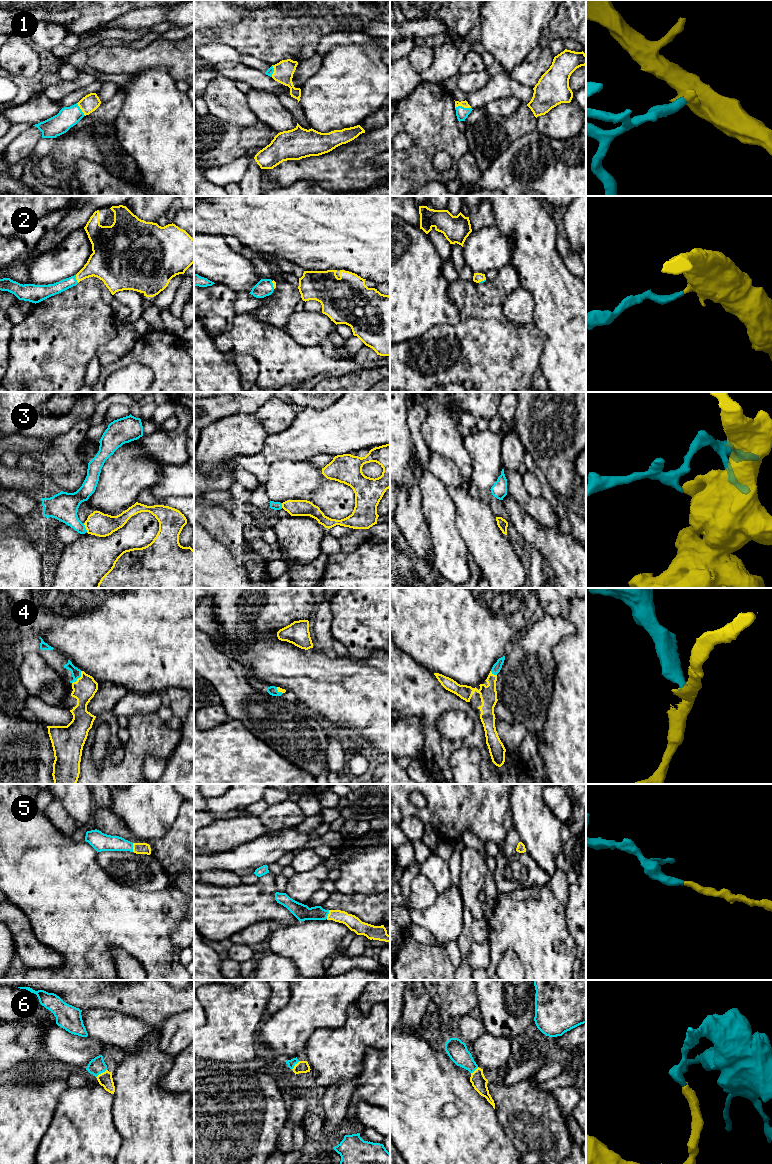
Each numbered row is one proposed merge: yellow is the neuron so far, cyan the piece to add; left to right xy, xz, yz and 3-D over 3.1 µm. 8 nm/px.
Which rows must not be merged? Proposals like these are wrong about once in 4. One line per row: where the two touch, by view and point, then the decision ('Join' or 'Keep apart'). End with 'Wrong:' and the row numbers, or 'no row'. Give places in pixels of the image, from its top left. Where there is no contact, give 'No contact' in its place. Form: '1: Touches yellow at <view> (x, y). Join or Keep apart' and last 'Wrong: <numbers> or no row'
1: Touches yellow at yz (462, 106). Join
2: Touches yellow at xy (76, 279). Join
3: Touches yellow at xy (85, 527). Keep apart
4: Touches yellow at xy (78, 678). Join
5: Touches yellow at xy (133, 847). Join
6: Touches yellow at xy (101, 1073). Join
Wrong: 3

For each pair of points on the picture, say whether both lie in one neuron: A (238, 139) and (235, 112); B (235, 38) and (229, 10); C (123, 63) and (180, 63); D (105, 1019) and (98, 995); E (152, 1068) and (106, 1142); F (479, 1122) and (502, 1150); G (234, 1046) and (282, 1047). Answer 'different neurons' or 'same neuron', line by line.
A: different neurons
B: different neurons
C: same neuron
D: different neurons
E: same neuron
F: same neuron
G: different neurons

